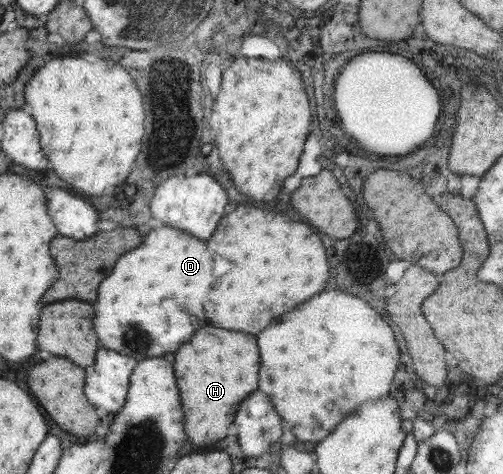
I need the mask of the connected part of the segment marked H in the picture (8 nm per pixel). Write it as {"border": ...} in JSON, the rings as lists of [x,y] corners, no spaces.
{"border":[[[203,327],[177,349],[173,369],[187,443],[205,447],[211,445],[211,441],[221,441],[225,437],[239,403],[245,399],[245,395],[257,389],[257,367],[259,355],[255,339],[237,331]]]}

